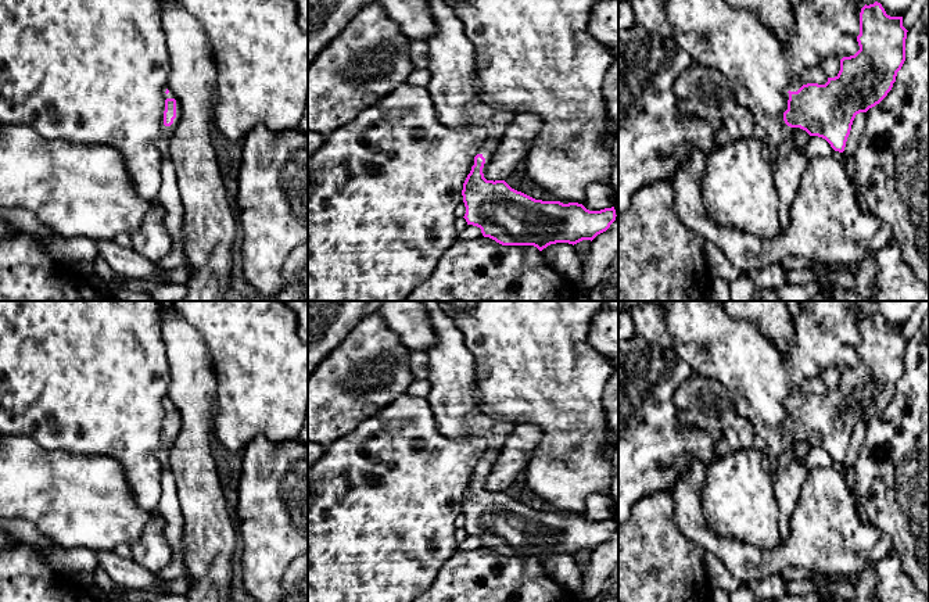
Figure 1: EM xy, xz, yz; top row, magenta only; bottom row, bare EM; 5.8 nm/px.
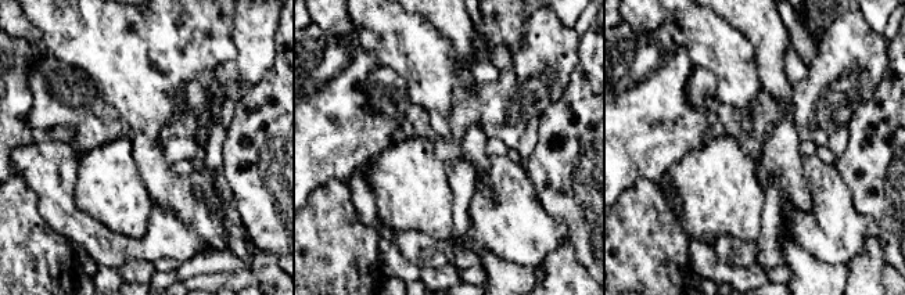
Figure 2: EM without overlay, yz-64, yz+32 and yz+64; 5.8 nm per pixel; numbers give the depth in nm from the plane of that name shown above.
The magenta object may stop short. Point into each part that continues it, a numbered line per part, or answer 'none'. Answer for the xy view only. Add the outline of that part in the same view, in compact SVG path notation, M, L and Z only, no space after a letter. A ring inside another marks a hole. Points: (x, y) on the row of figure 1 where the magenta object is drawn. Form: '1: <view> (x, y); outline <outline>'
1: xy (164, 143); outline M166 86L164 89L162 94L165 97L165 100L166 98L175 98L176 100L176 118L173 119L173 123L171 126L165 126L164 118L162 118L162 128L164 128L165 137L158 141L159 151L169 154L169 140L171 140L171 136L173 135L173 132L175 132L175 129L180 121L182 105L180 105L180 101L177 100L177 97L175 96L173 90L169 86Z

